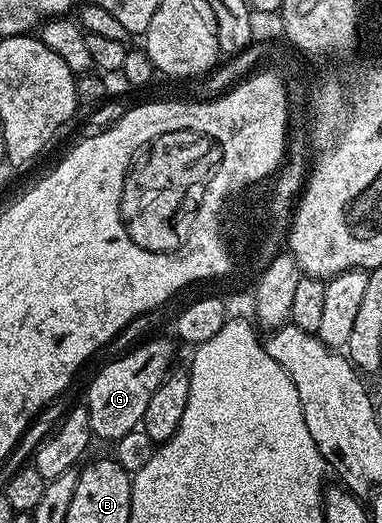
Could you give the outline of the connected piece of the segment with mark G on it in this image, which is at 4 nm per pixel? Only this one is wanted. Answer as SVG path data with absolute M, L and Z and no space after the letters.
M171 338L152 339L117 359L112 359L92 379L88 387L88 416L93 436L99 439L124 439L144 421L146 405L154 397L154 389L162 385L165 375L173 370Z

